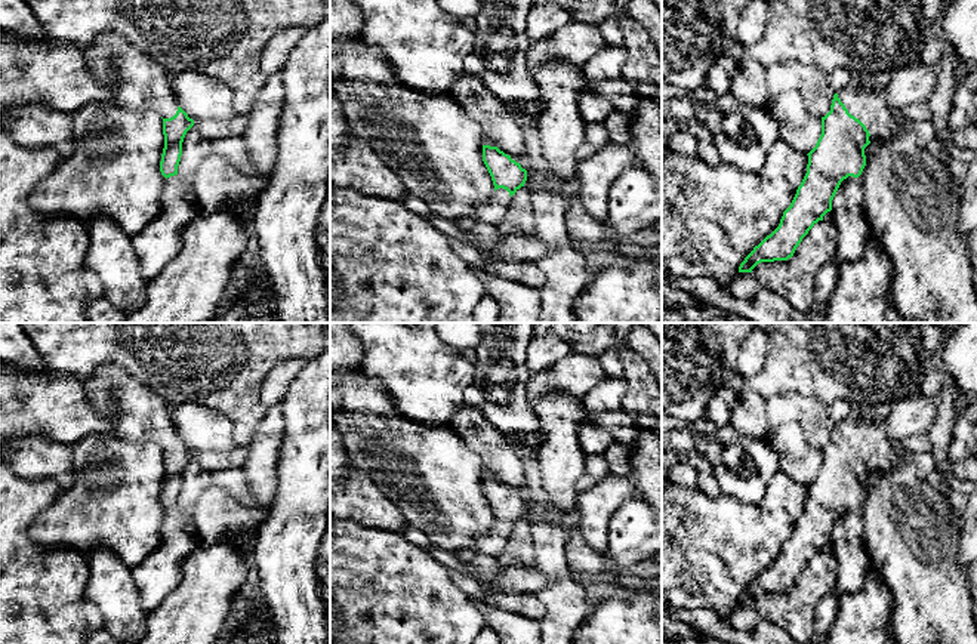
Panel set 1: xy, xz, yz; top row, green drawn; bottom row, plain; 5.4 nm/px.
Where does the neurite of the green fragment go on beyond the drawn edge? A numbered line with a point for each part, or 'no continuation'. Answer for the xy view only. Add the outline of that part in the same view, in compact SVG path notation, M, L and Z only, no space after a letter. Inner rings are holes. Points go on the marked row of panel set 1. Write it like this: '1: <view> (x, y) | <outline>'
1: xy (138, 83) | M115 31L98 34L84 47L95 78L114 92L111 102L127 110L151 110L163 118L176 114L179 102L170 74Z

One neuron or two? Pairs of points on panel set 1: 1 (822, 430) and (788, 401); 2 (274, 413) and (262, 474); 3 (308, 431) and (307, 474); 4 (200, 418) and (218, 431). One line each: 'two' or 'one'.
1: one
2: one
3: one
4: one

